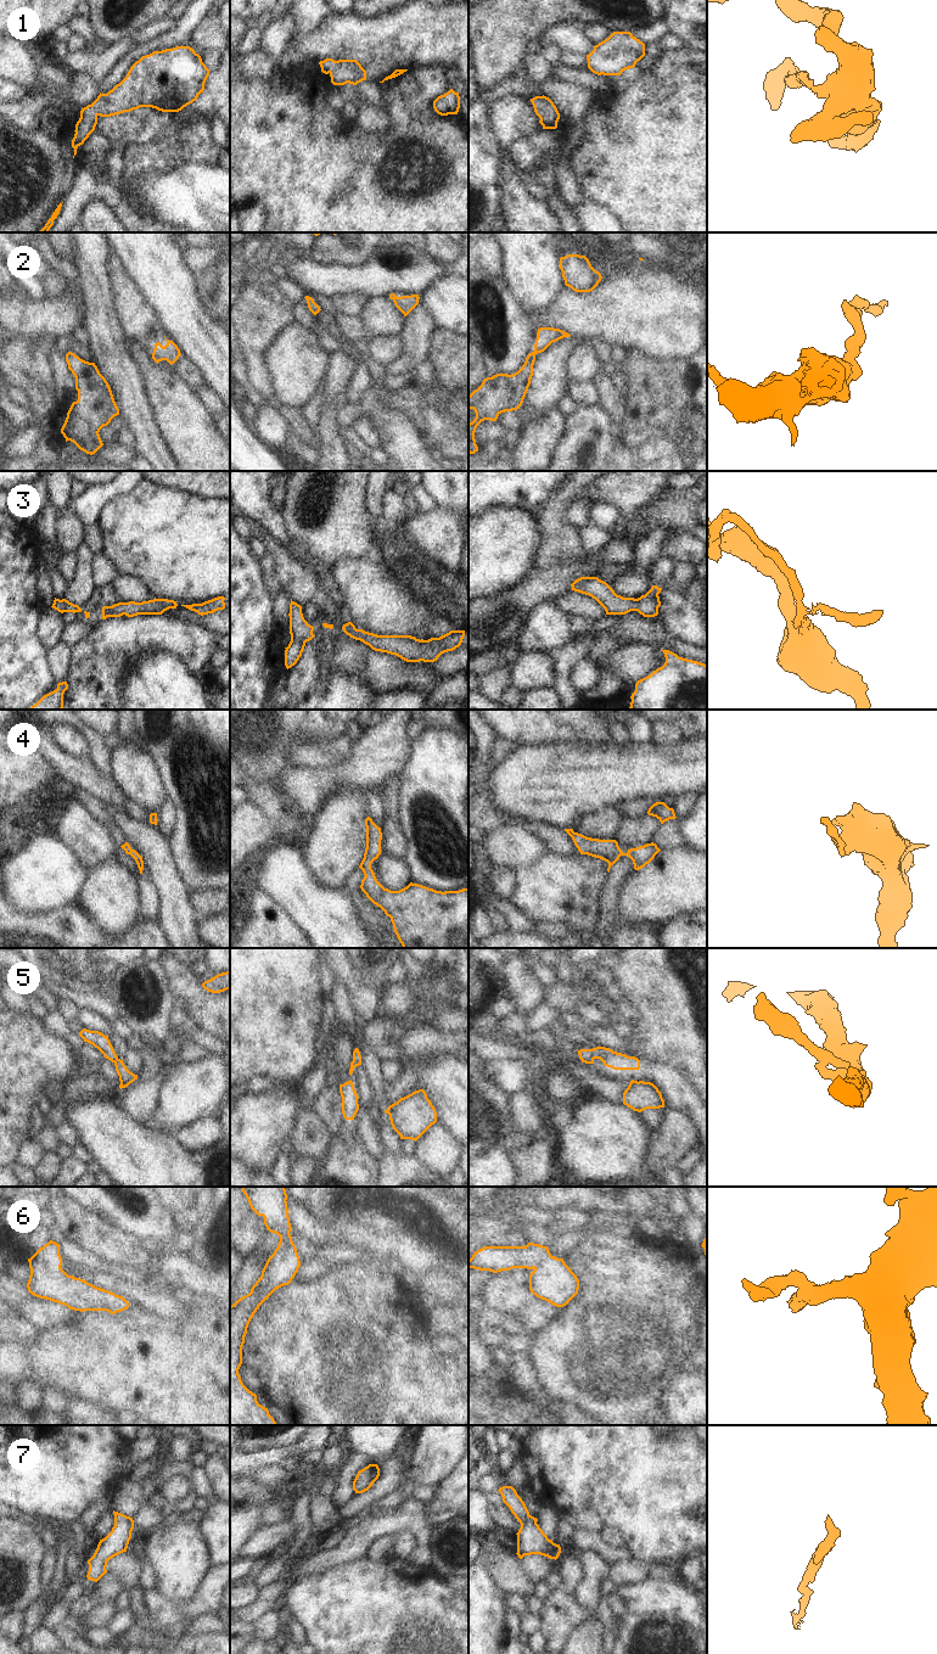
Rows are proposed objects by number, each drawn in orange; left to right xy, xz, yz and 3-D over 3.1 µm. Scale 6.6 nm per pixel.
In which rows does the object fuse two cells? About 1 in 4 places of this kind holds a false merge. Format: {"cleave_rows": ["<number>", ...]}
{"cleave_rows": ["5"]}

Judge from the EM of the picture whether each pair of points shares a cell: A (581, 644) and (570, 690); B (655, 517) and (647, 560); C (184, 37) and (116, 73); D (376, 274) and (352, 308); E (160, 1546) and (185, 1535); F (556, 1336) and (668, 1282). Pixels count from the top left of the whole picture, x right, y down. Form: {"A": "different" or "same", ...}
{"A": "same", "B": "different", "C": "same", "D": "different", "E": "same", "F": "same"}

